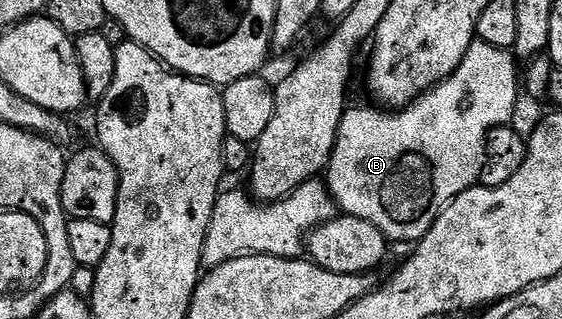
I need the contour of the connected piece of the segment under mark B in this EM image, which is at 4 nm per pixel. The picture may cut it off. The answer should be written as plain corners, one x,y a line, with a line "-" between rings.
477,39
469,47
465,59
461,59
461,67
457,67
451,77
445,78
429,92
421,94
406,109
387,112
379,107
348,108
337,127
335,150
331,152
331,162
325,170
328,190
322,185
322,180
306,181
301,183
301,187
294,189
291,196
270,203
260,203
246,192
220,192
213,207
213,219
209,219
209,231
205,235
202,268
215,269
221,263
238,257
248,257
250,253
299,257
304,252
305,242
310,238
311,232
325,222
332,221
337,215
335,201
343,208
340,210
346,216
373,223
377,231
387,236
388,242
419,242
431,230
444,207
482,178
485,143
489,131
514,122
519,93
521,97
521,69
515,64
517,58
514,52
498,49

